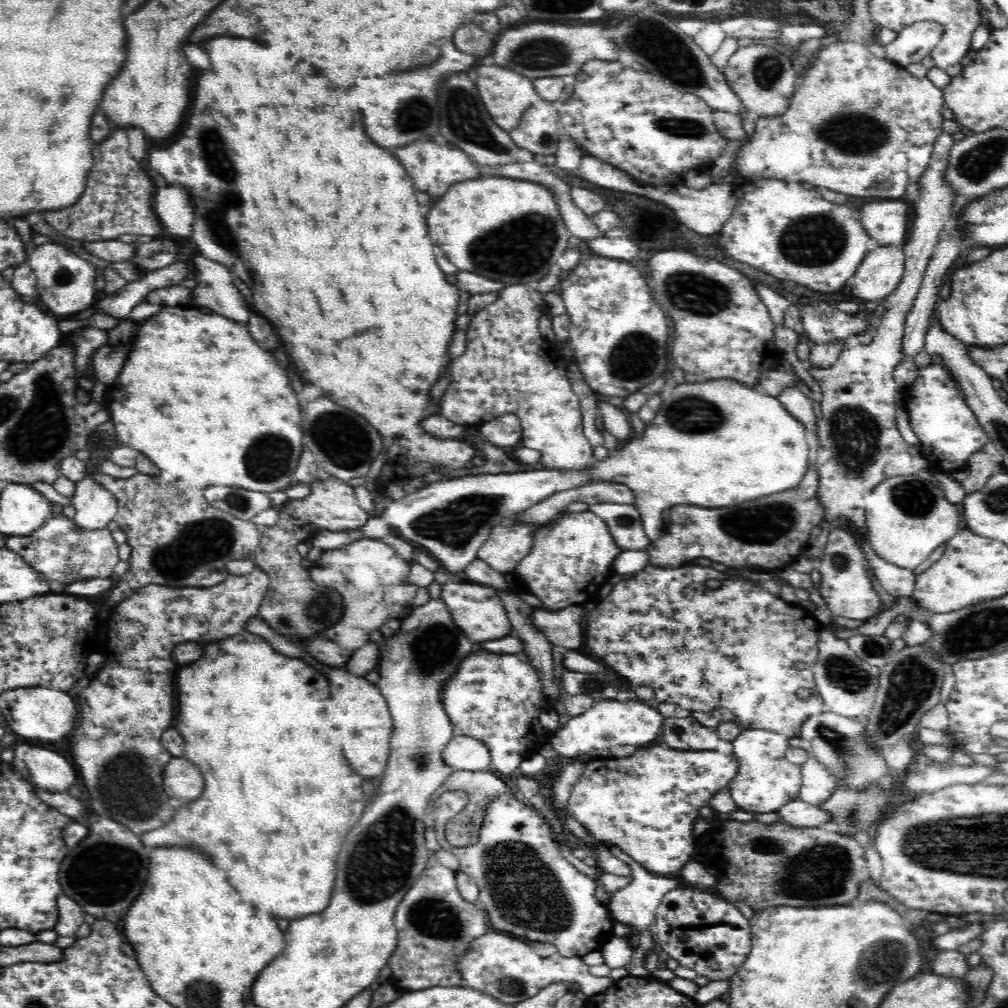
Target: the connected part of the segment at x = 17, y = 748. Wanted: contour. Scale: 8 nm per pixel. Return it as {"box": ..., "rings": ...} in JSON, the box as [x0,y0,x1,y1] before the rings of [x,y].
{"box":[13,743,76,792],"rings":[[[18,743],[13,746],[14,760],[13,765],[19,773],[34,787],[44,789],[45,791],[64,792],[67,791],[74,782],[76,782],[76,772],[74,766],[70,764],[71,760],[66,762],[66,754],[56,754],[46,748],[36,748],[36,746],[26,746]]]}

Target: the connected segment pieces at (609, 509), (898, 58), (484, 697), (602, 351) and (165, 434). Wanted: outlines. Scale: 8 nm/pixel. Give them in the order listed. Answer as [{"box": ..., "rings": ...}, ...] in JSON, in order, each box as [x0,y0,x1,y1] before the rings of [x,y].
[{"box":[588,502,650,551],"rings":[[[597,502],[588,506],[588,511],[604,520],[615,543],[624,551],[644,550],[650,546],[641,513],[634,505]]]},{"box":[885,20,944,68],"rings":[[[932,20],[915,22],[897,32],[896,40],[885,46],[886,58],[895,65],[907,68],[930,57],[940,38],[944,36],[944,26]]]},{"box":[441,648,551,774],"rings":[[[476,648],[464,657],[441,693],[450,722],[460,728],[460,734],[485,742],[491,752],[491,769],[498,773],[516,774],[520,762],[535,753],[551,736],[551,731],[538,722],[540,714],[547,709],[539,672],[524,652],[496,654]]]},{"box":[560,254,671,395],"rings":[[[594,254],[585,256],[574,268],[563,274],[560,292],[570,317],[568,341],[575,351],[574,360],[591,389],[624,395],[627,391],[636,392],[656,378],[669,374],[667,366],[671,363],[671,353],[668,347],[668,320],[650,292],[647,278],[640,274],[636,266],[616,258]]]},{"box":[104,306,303,493],"rings":[[[164,306],[161,311],[145,319],[144,324],[138,330],[138,334],[134,334],[133,338],[134,342],[130,344],[130,354],[128,354],[126,368],[120,370],[118,380],[140,380],[140,388],[132,394],[126,394],[120,388],[116,388],[116,382],[114,382],[112,384],[114,386],[114,390],[112,390],[114,396],[110,396],[112,400],[110,400],[109,405],[104,406],[111,417],[109,427],[115,430],[122,443],[135,448],[136,451],[152,460],[158,466],[158,469],[164,468],[166,472],[172,474],[171,477],[176,476],[176,479],[184,480],[186,486],[192,486],[192,488],[194,486],[196,488],[206,488],[206,486],[218,486],[220,484],[224,487],[238,486],[256,492],[270,493],[275,490],[285,490],[294,484],[293,475],[303,452],[300,402],[298,402],[298,396],[296,396],[294,388],[290,386],[290,380],[288,380],[286,372],[276,364],[276,358],[270,352],[260,350],[260,346],[254,344],[254,340],[248,334],[244,324],[234,322],[234,320],[230,322],[228,318],[222,318],[220,314],[204,314],[204,312],[200,312],[200,308],[192,310],[191,307]]]}]

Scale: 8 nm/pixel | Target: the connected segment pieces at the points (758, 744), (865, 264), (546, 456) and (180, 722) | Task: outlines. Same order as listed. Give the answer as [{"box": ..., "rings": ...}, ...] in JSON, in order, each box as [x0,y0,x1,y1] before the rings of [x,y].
[{"box":[727,728,802,813],"rings":[[[744,728],[732,741],[732,754],[736,755],[739,768],[727,786],[738,808],[751,813],[771,813],[798,798],[802,784],[801,766],[785,757],[786,750],[791,747],[788,740],[790,737],[766,729]]]},{"box":[849,244,905,301],"rings":[[[896,244],[875,245],[870,248],[870,252],[866,258],[862,260],[862,264],[858,266],[856,272],[849,278],[850,291],[859,299],[864,301],[876,300],[878,298],[886,298],[902,282],[904,274],[905,256],[903,247]]]},{"box":[439,285,596,471],"rings":[[[510,285],[507,287],[504,286],[504,288],[498,291],[497,299],[494,302],[488,304],[472,316],[471,321],[469,322],[469,327],[465,330],[465,352],[461,356],[452,359],[450,362],[448,369],[451,374],[449,378],[450,382],[441,397],[439,404],[441,410],[440,414],[444,416],[444,418],[454,422],[454,424],[475,426],[481,424],[482,422],[488,422],[501,414],[514,413],[518,415],[518,419],[520,419],[523,428],[522,445],[530,449],[538,450],[542,453],[538,462],[538,466],[540,466],[540,468],[562,471],[586,471],[596,462],[593,447],[590,445],[586,435],[583,433],[580,399],[578,398],[578,394],[571,389],[569,378],[567,377],[569,361],[562,356],[561,351],[556,344],[553,344],[542,337],[540,329],[538,329],[538,320],[540,320],[540,316],[546,312],[548,312],[548,306],[545,298],[542,293],[536,290],[535,285]]]},{"box":[141,632,369,921],"rings":[[[250,632],[234,635],[232,638],[224,640],[216,639],[203,643],[203,654],[200,660],[185,663],[186,666],[178,672],[178,716],[176,716],[176,728],[184,736],[186,750],[184,758],[194,763],[202,776],[204,777],[204,788],[202,794],[194,802],[176,803],[176,814],[170,822],[164,826],[146,831],[141,834],[141,841],[150,848],[156,847],[180,847],[192,846],[200,848],[206,854],[210,854],[216,864],[226,872],[228,878],[232,880],[232,886],[238,890],[240,898],[250,902],[252,906],[270,912],[272,916],[288,918],[293,921],[298,916],[306,917],[306,914],[318,914],[328,906],[334,890],[334,878],[336,878],[336,860],[340,854],[340,846],[346,840],[346,834],[350,828],[360,820],[364,809],[366,808],[369,797],[364,796],[362,784],[364,779],[360,774],[356,774],[352,768],[342,764],[342,756],[332,750],[332,740],[326,736],[326,730],[330,734],[330,718],[334,716],[334,704],[330,702],[330,688],[328,688],[328,679],[325,674],[304,664],[299,658],[288,658],[276,650],[272,650],[270,642],[264,640],[261,636]]]}]

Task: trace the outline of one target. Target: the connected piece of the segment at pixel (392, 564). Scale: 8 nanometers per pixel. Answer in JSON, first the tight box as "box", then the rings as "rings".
{"box":[309,539,418,649],"rings":[[[362,539],[344,545],[342,548],[324,550],[319,560],[309,567],[310,577],[315,584],[326,589],[332,588],[342,595],[344,601],[343,616],[336,622],[334,628],[327,628],[320,636],[333,640],[342,648],[356,649],[370,641],[370,632],[380,629],[392,618],[400,619],[414,604],[414,596],[418,586],[408,583],[410,567],[408,561],[402,559],[394,548],[384,543],[382,539]]]}

